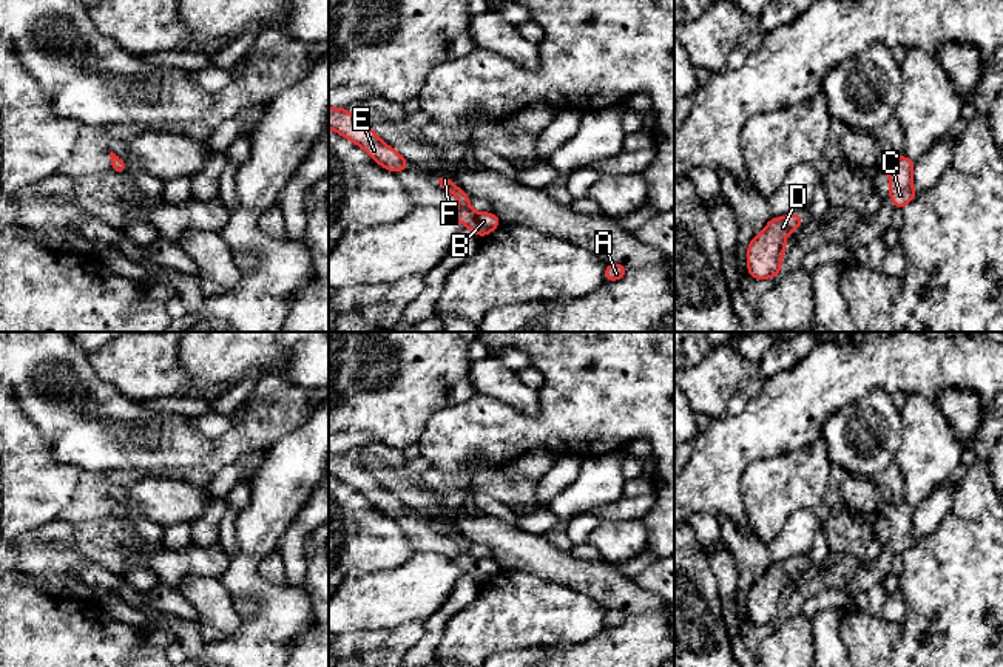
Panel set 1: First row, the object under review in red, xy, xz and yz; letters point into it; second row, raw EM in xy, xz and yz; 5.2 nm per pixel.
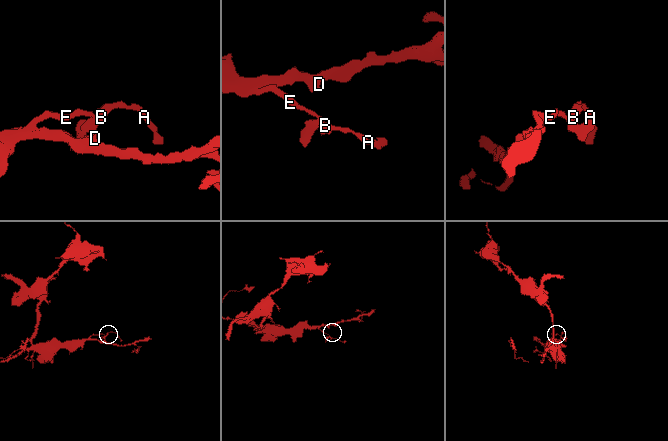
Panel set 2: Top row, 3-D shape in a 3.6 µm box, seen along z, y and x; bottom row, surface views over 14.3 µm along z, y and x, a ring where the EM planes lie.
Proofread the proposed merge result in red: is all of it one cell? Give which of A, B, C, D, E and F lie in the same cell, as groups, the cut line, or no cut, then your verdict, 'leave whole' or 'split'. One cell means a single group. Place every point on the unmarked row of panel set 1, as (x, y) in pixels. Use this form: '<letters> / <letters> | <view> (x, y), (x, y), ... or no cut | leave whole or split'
A B C D E F | no cut | leave whole

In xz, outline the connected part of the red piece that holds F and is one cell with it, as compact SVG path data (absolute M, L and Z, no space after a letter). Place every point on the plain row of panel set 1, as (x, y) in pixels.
M437 522L434 528L444 533L460 547L460 551L452 557L452 562L480 584L486 582L502 570L495 559L472 557L469 553L471 542L457 533L447 522Z

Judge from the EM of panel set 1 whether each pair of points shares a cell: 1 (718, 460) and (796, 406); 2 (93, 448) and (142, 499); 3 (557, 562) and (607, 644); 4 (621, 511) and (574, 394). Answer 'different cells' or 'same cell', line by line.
1: same cell
2: different cells
3: different cells
4: different cells

